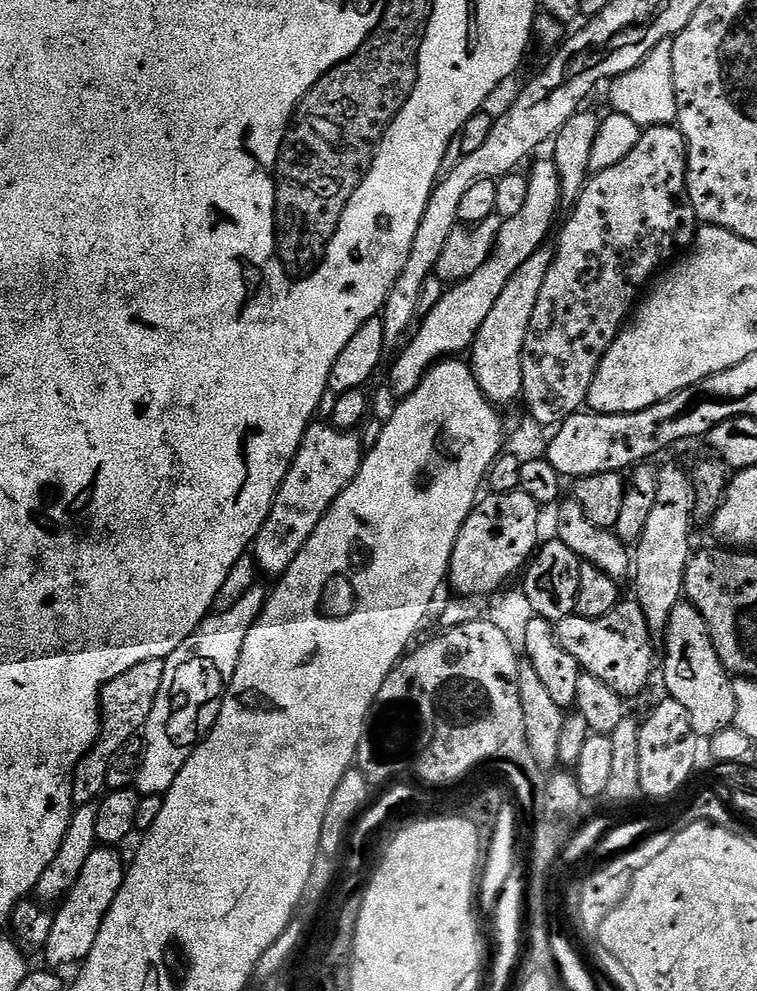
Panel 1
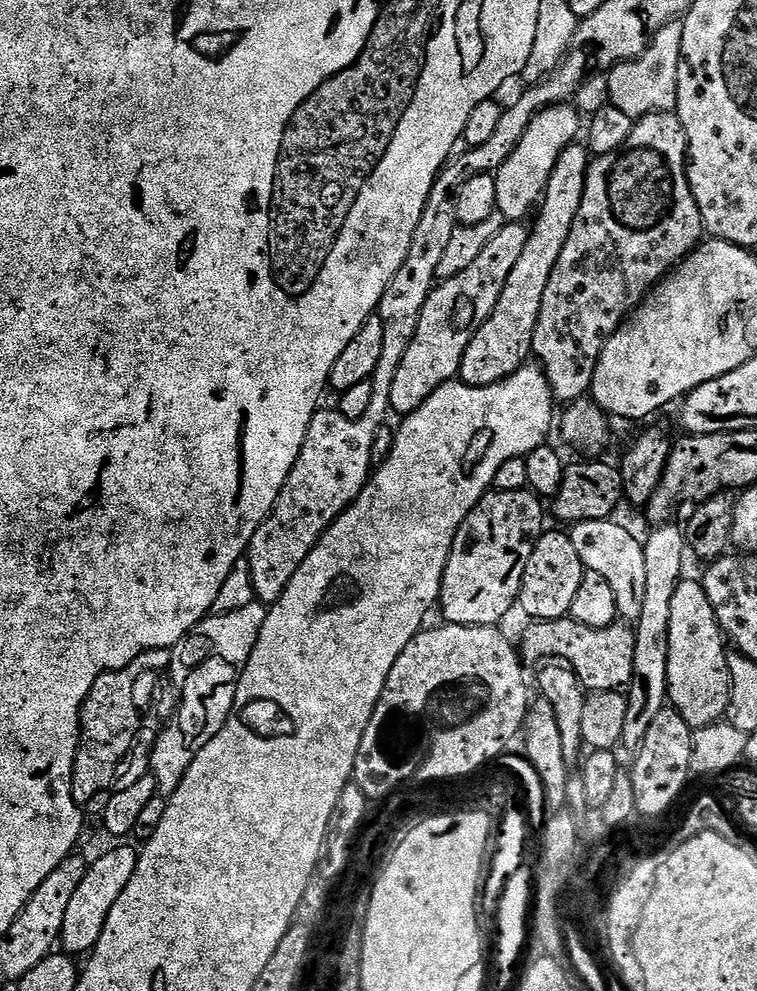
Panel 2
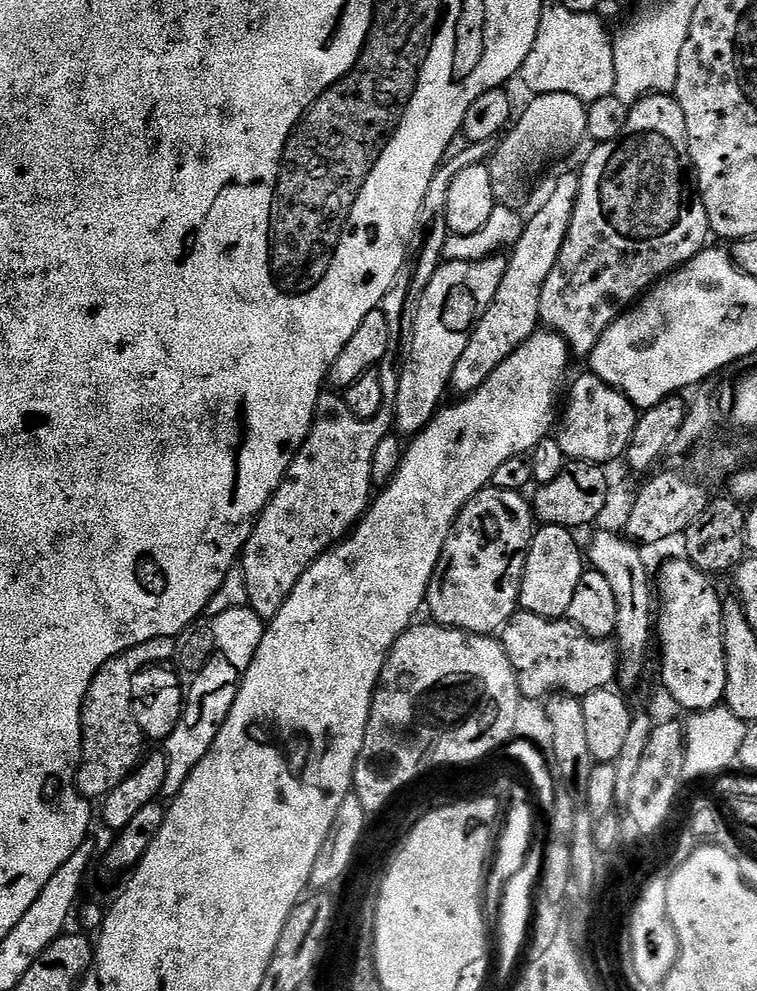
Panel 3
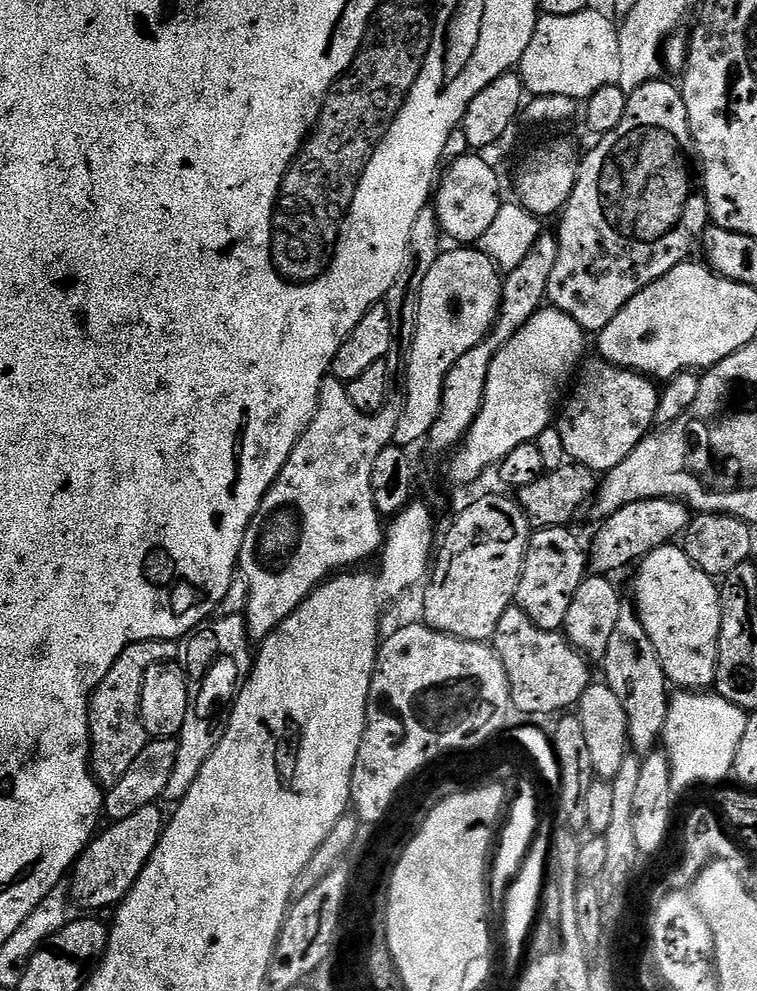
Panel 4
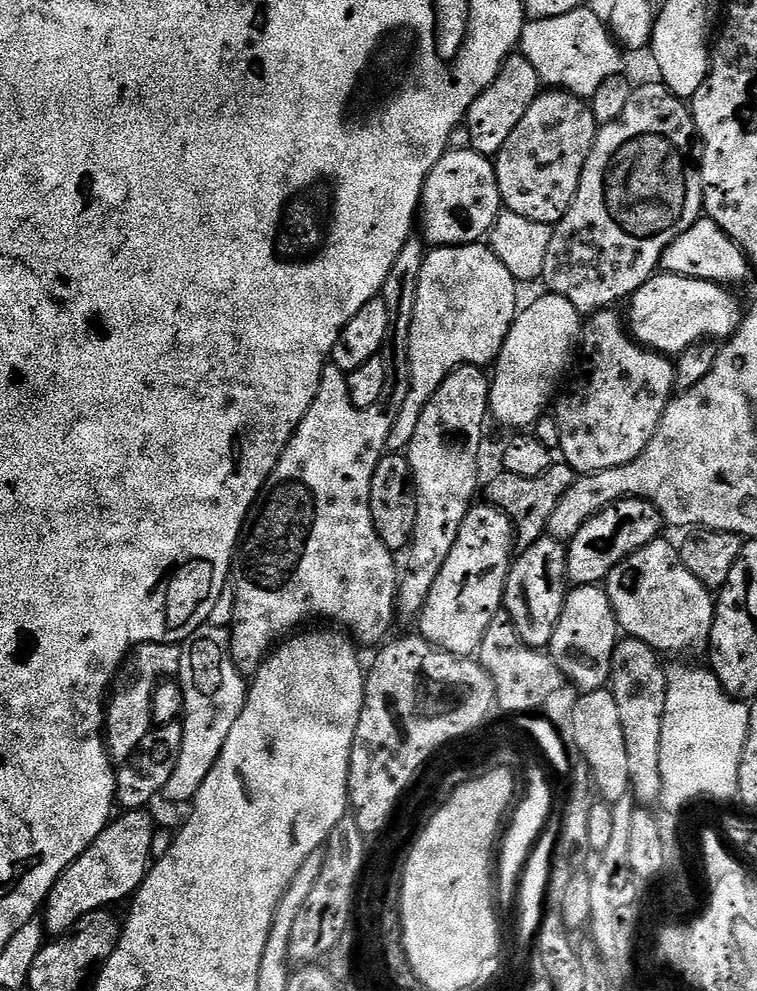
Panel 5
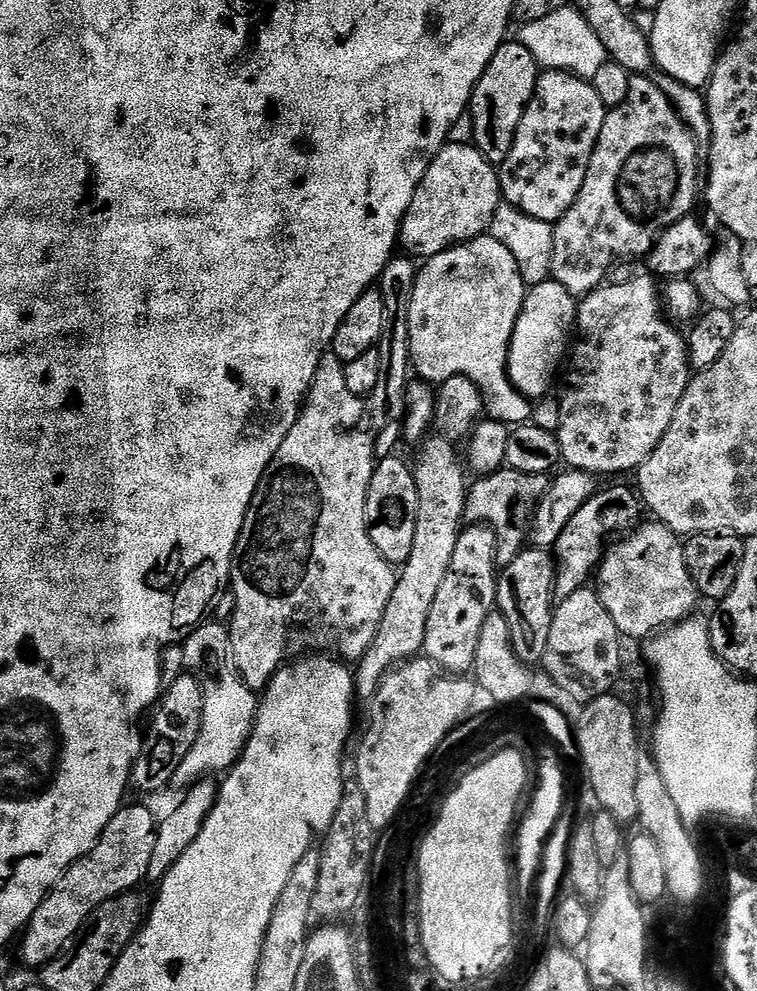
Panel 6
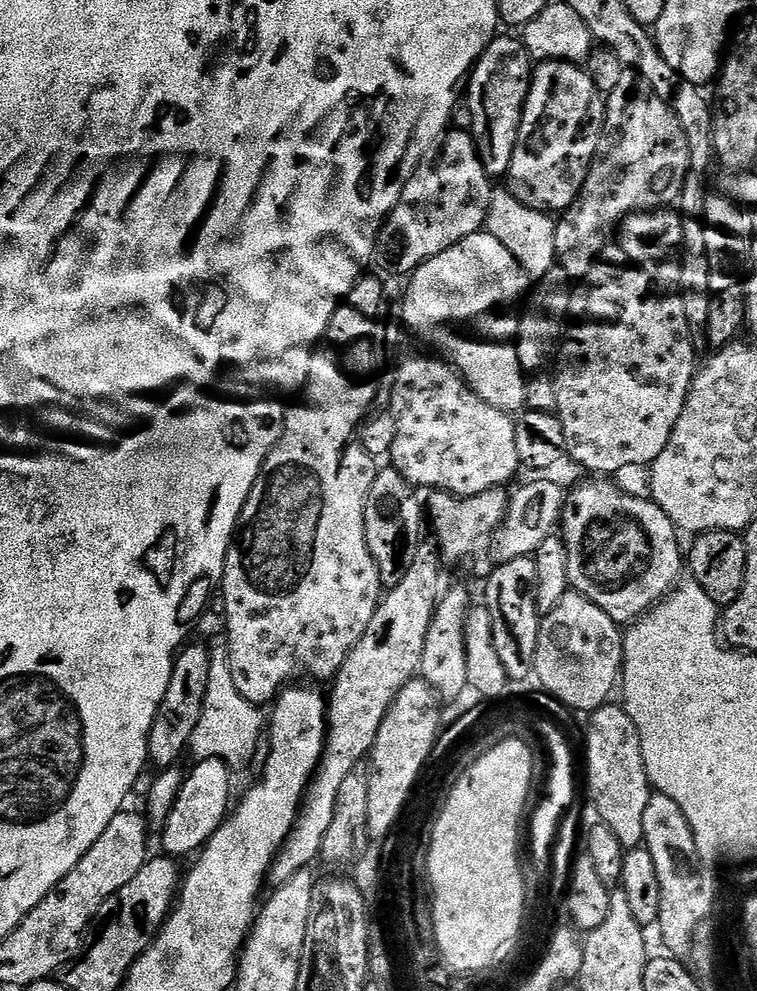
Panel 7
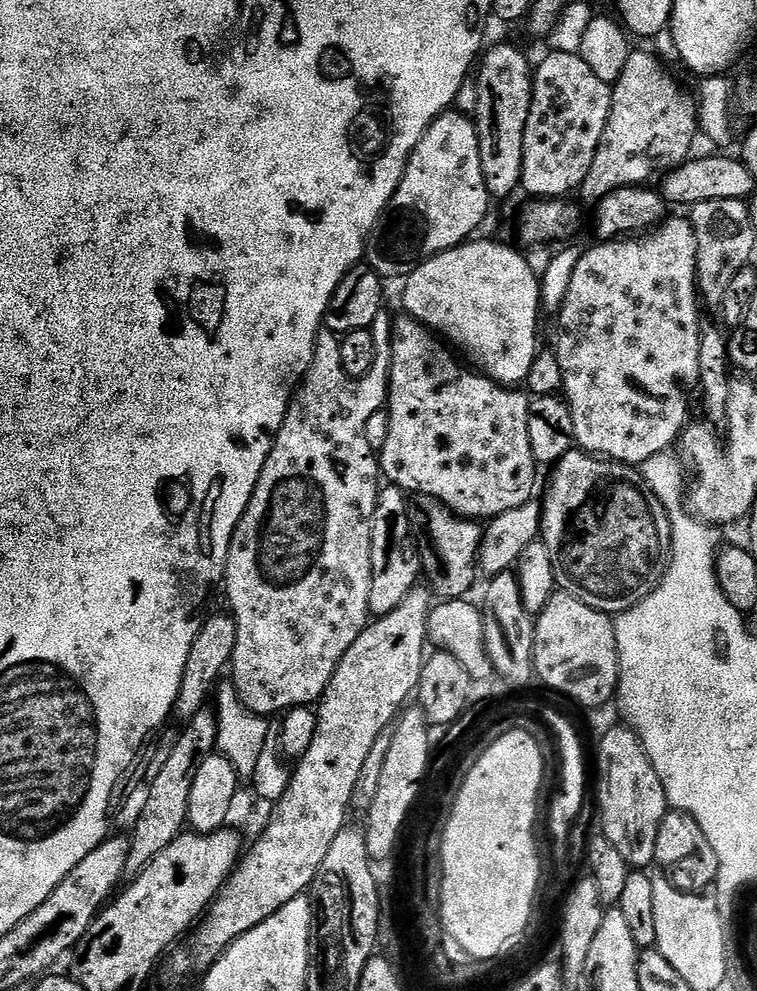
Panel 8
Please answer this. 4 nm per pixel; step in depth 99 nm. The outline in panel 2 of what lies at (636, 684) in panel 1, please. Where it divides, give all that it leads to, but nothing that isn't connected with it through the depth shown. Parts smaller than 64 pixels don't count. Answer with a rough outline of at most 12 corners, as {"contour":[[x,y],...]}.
{"contour":[[537,620],[518,640],[529,665],[563,662],[589,692],[627,689],[635,631]]}

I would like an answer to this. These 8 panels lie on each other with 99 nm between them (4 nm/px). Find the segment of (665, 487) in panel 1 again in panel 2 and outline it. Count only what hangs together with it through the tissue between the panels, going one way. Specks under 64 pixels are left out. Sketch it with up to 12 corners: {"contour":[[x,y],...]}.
{"contour":[[675,523],[643,541],[646,592],[619,751],[635,757],[668,703],[670,602],[686,545]]}

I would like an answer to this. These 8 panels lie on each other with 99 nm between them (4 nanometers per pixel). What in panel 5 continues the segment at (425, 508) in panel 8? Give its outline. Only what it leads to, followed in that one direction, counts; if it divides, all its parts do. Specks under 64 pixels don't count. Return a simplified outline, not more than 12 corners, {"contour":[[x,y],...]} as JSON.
{"contour":[[553,462],[522,478],[503,470],[487,503],[512,520],[521,549],[548,531],[550,514],[577,473]]}

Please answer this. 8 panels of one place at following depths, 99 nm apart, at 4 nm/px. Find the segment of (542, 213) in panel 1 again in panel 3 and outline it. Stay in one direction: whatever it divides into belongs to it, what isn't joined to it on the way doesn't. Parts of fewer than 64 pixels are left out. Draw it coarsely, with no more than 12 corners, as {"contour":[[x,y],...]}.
{"contour":[[441,263],[418,306],[394,428],[424,431],[508,265]]}

